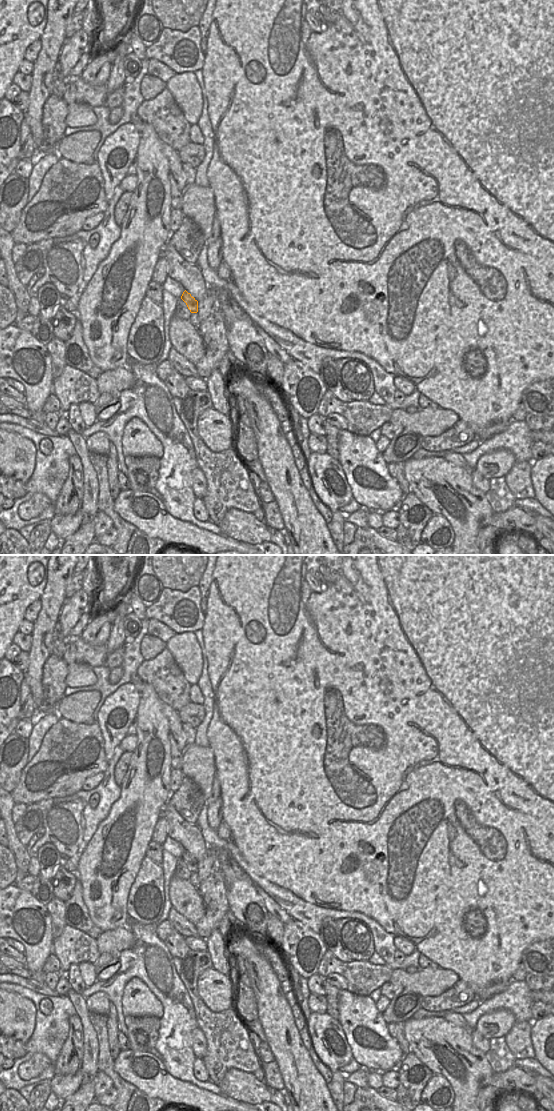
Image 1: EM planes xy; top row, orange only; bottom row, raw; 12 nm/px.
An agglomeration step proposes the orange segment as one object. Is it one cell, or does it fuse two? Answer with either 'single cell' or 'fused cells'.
single cell

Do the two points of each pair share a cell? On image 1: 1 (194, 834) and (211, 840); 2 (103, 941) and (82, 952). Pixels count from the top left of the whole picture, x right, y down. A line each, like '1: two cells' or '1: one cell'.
1: two cells
2: two cells

